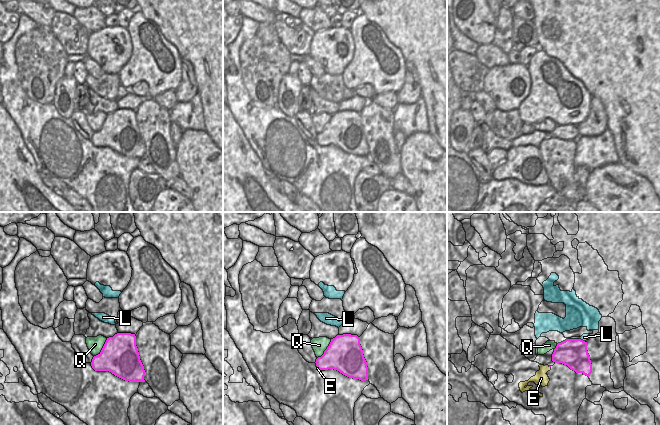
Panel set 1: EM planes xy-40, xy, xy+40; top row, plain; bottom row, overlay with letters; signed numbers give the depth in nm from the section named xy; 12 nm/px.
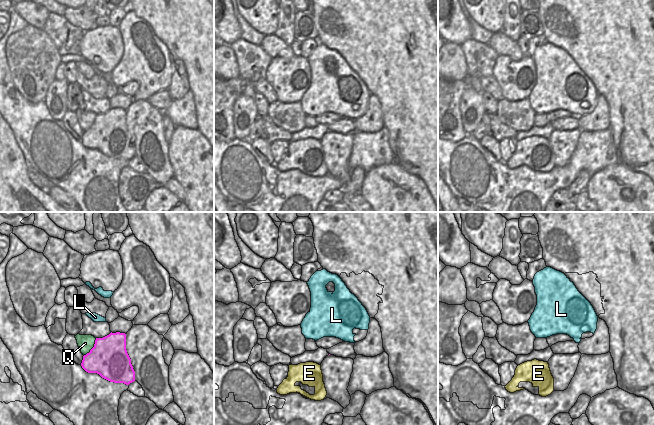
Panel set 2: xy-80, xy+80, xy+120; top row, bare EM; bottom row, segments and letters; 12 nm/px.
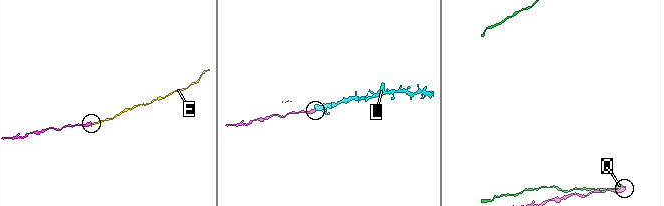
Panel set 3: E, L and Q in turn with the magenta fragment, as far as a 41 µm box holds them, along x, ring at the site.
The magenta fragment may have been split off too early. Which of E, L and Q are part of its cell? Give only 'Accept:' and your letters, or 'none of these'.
Accept: E

